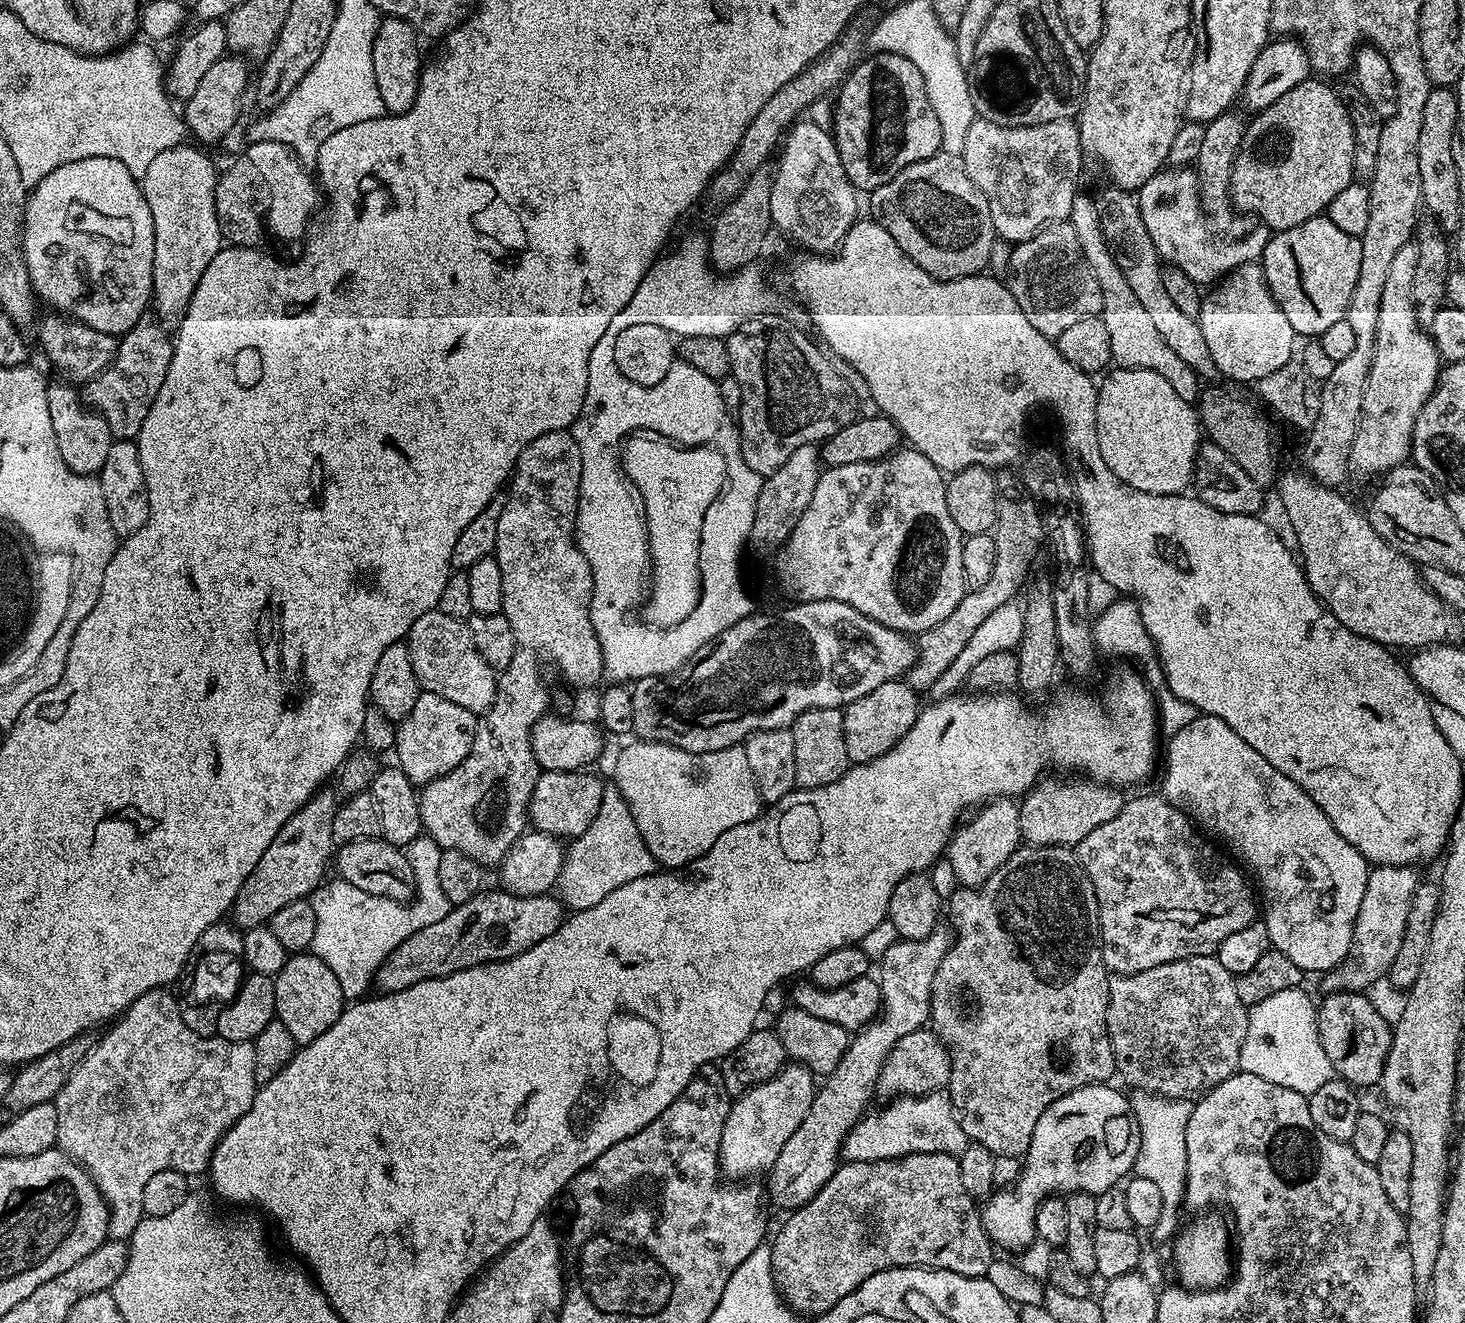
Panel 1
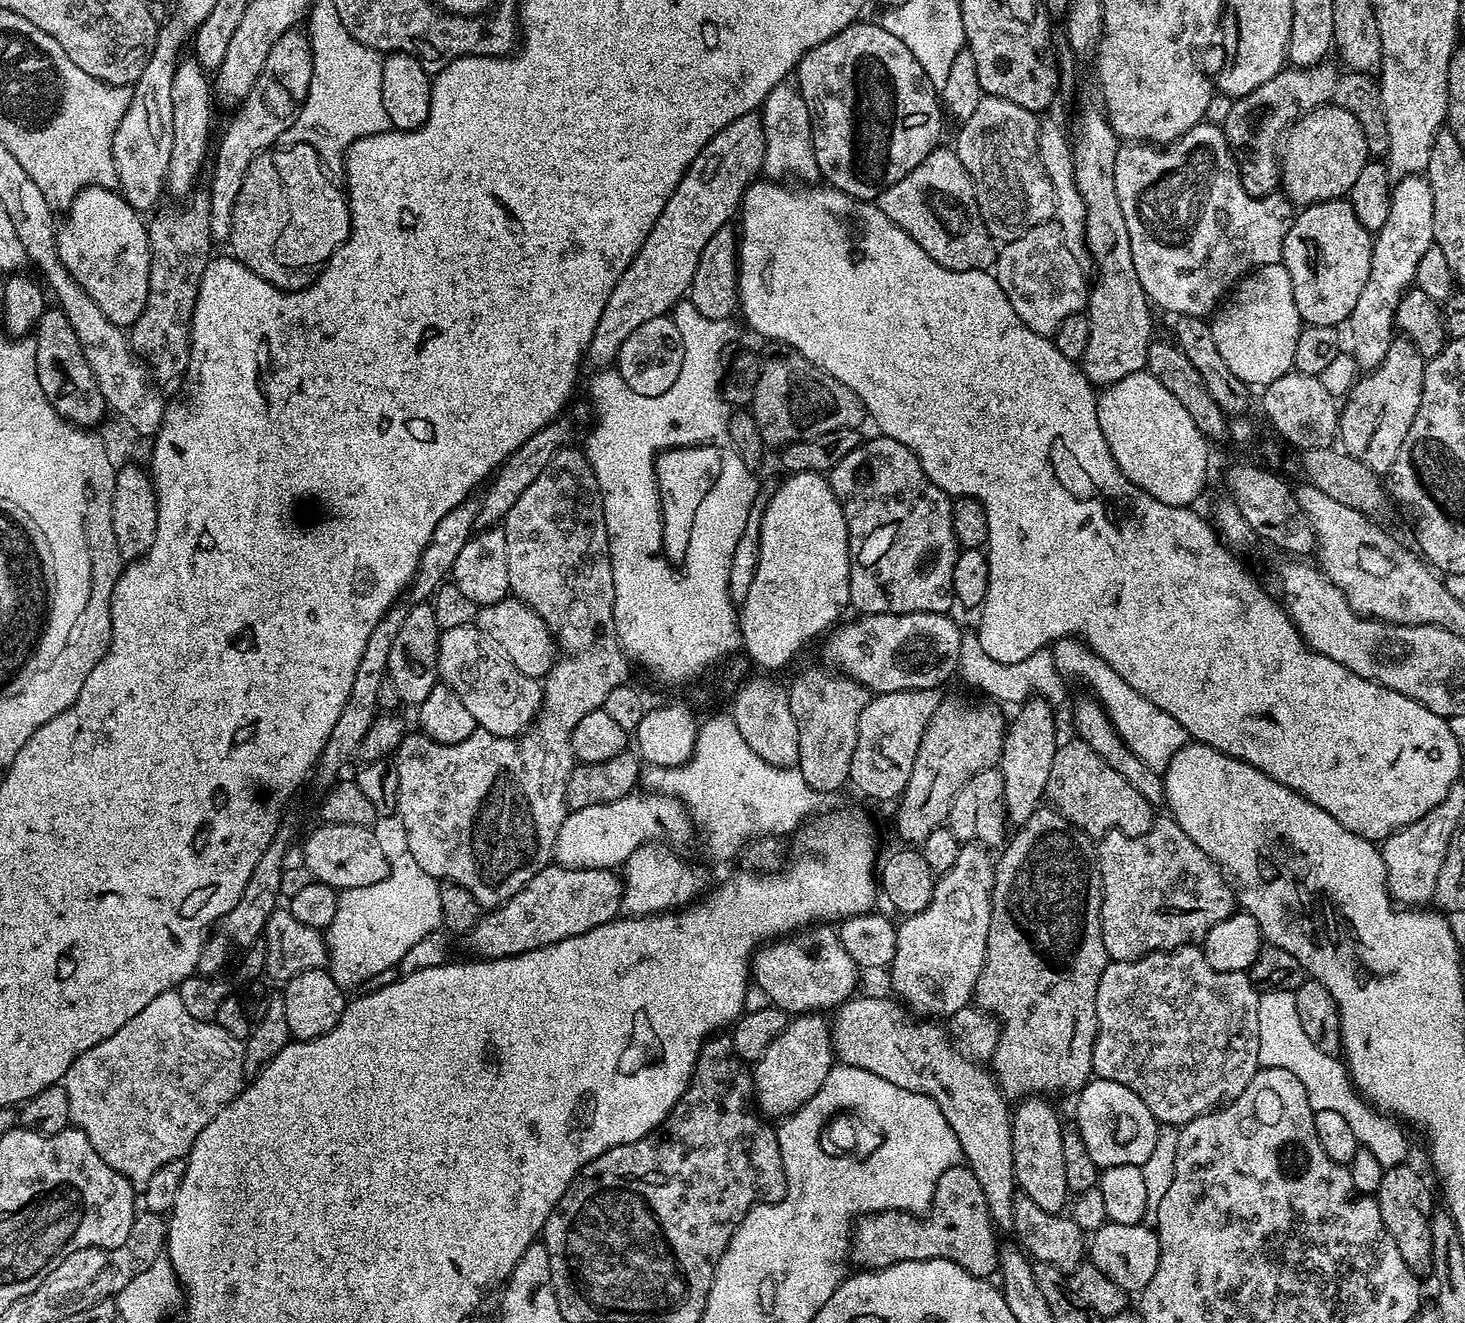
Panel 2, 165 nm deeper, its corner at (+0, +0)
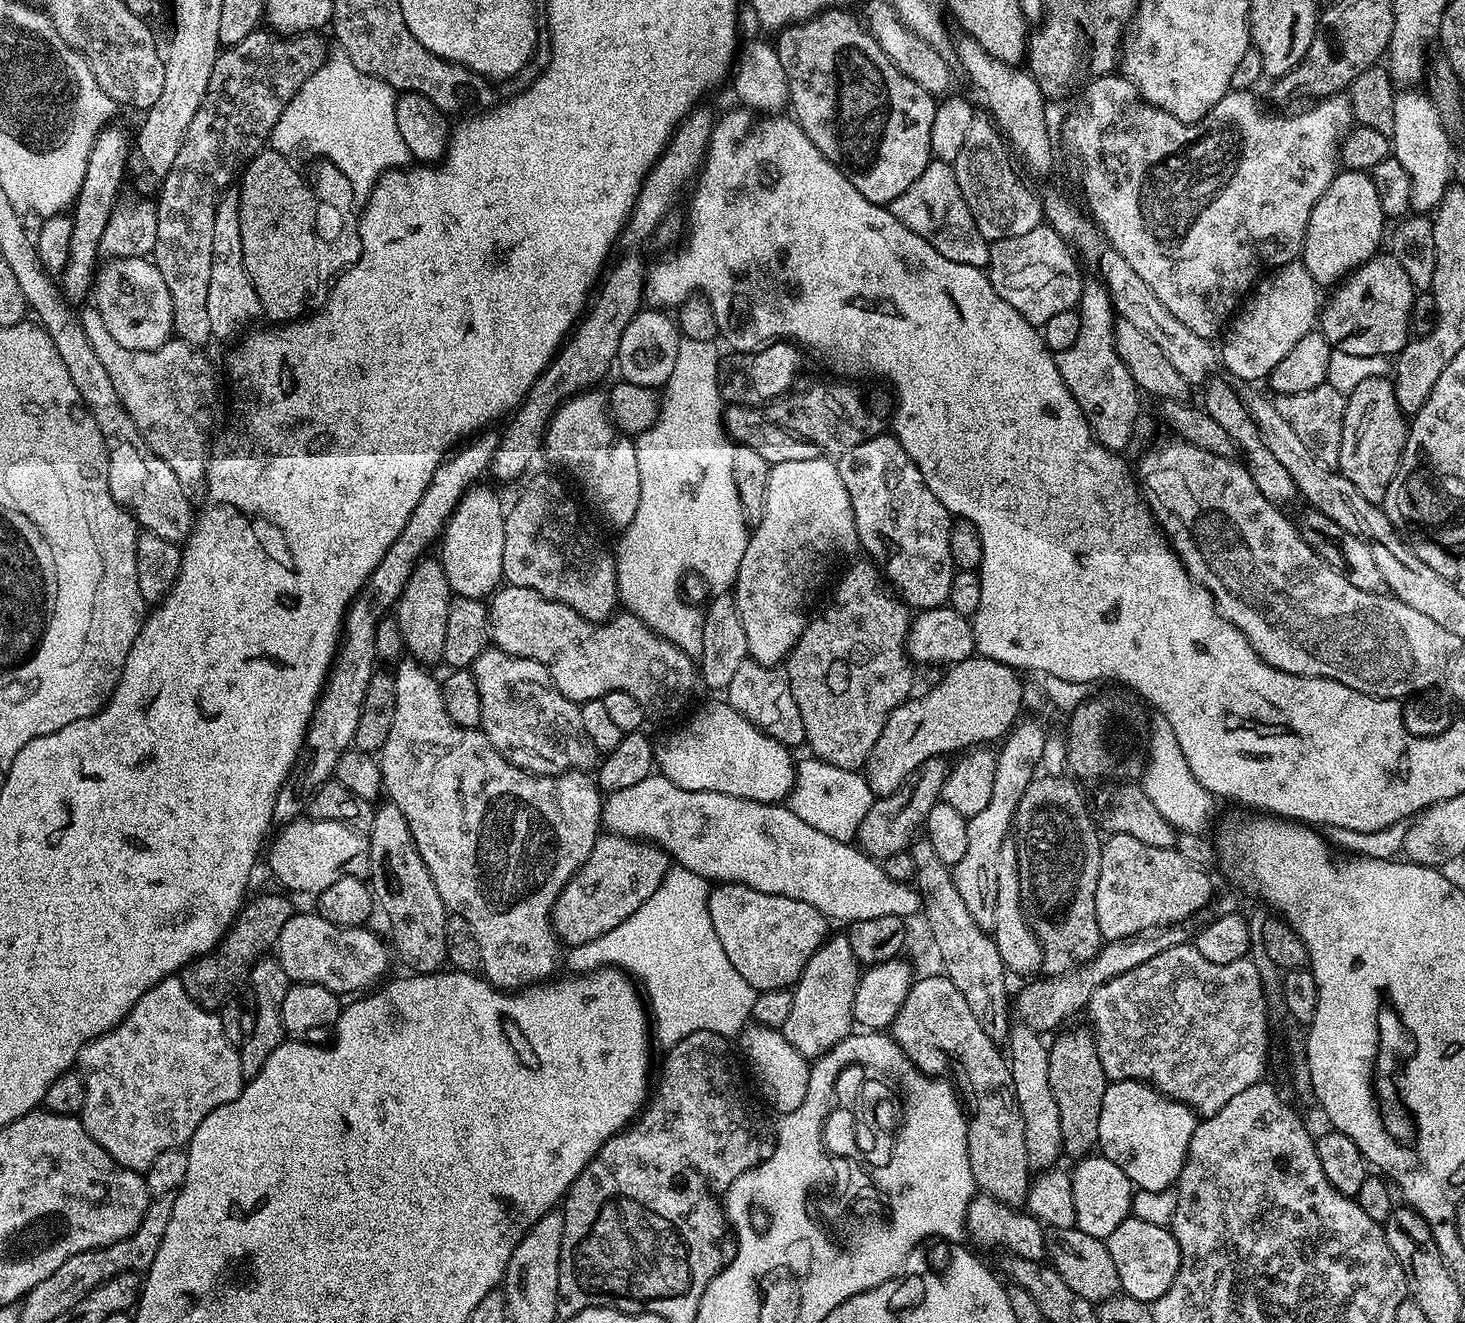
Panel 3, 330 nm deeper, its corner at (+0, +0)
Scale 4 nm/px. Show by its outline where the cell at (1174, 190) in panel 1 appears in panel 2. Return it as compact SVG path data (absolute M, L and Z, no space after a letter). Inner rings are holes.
M1201 122L1195 124L1189 132L1182 134L1171 144L1157 146L1147 142L1128 142L1118 150L1118 158L1114 158L1114 186L1118 186L1118 206L1122 206L1122 214L1126 218L1126 230L1130 234L1130 254L1134 262L1134 270L1138 270L1138 282L1142 282L1142 290L1146 290L1149 301L1157 309L1173 312L1173 317L1198 316L1208 318L1216 312L1218 305L1236 287L1237 281L1243 279L1252 269L1264 264L1279 264L1284 259L1284 243L1286 234L1290 234L1290 226L1294 219L1294 205L1287 196L1273 194L1270 196L1251 196L1242 186L1240 166L1223 127L1219 124Z

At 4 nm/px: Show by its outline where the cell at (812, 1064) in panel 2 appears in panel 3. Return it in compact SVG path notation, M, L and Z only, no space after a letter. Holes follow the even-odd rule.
M829 935L828 939L806 962L799 980L791 989L790 1014L782 1029L786 1042L809 1058L824 1056L853 1031L852 1003L860 985L862 965L854 958L847 935Z

